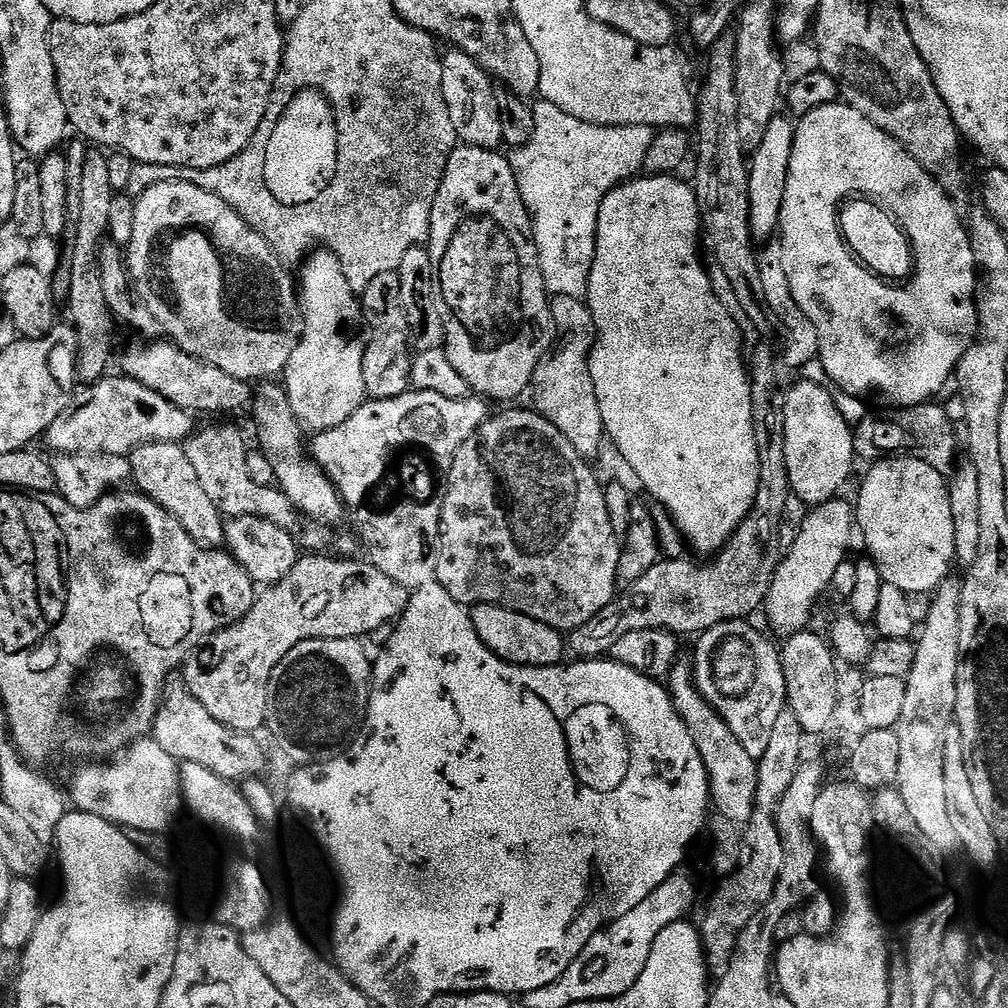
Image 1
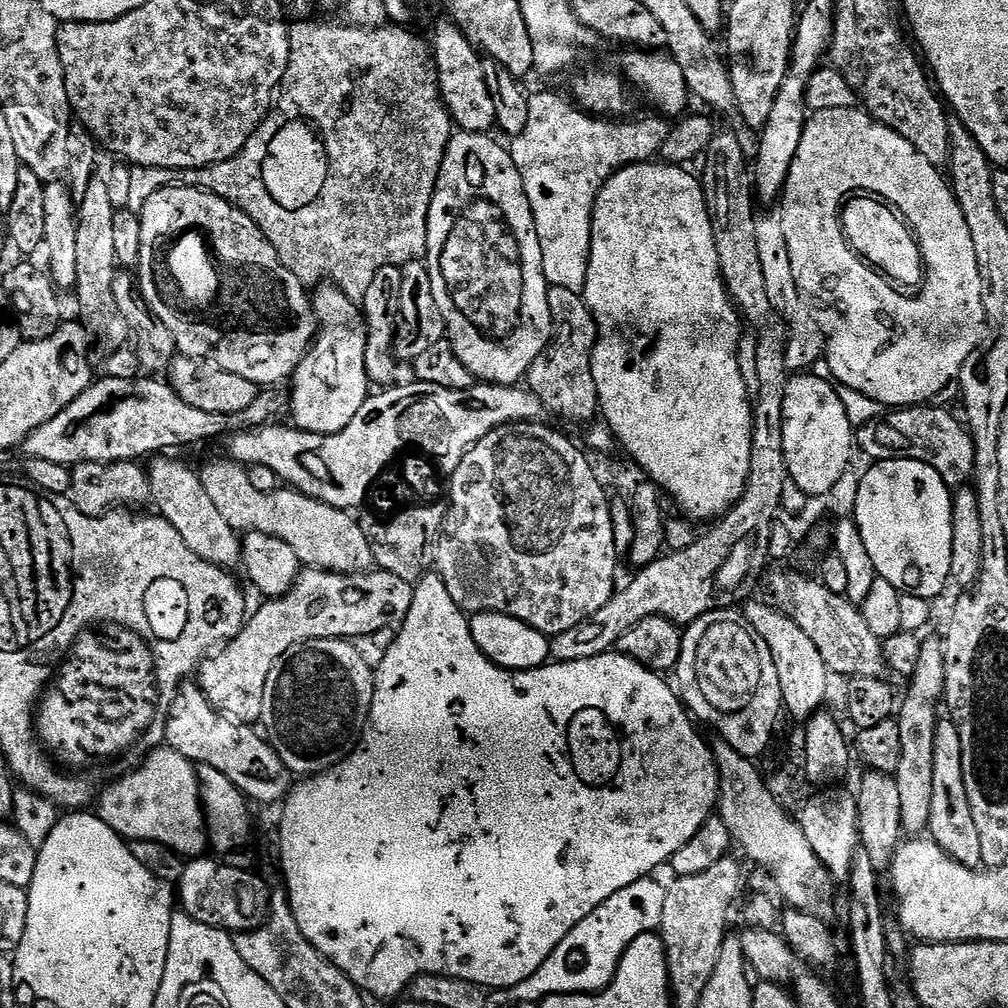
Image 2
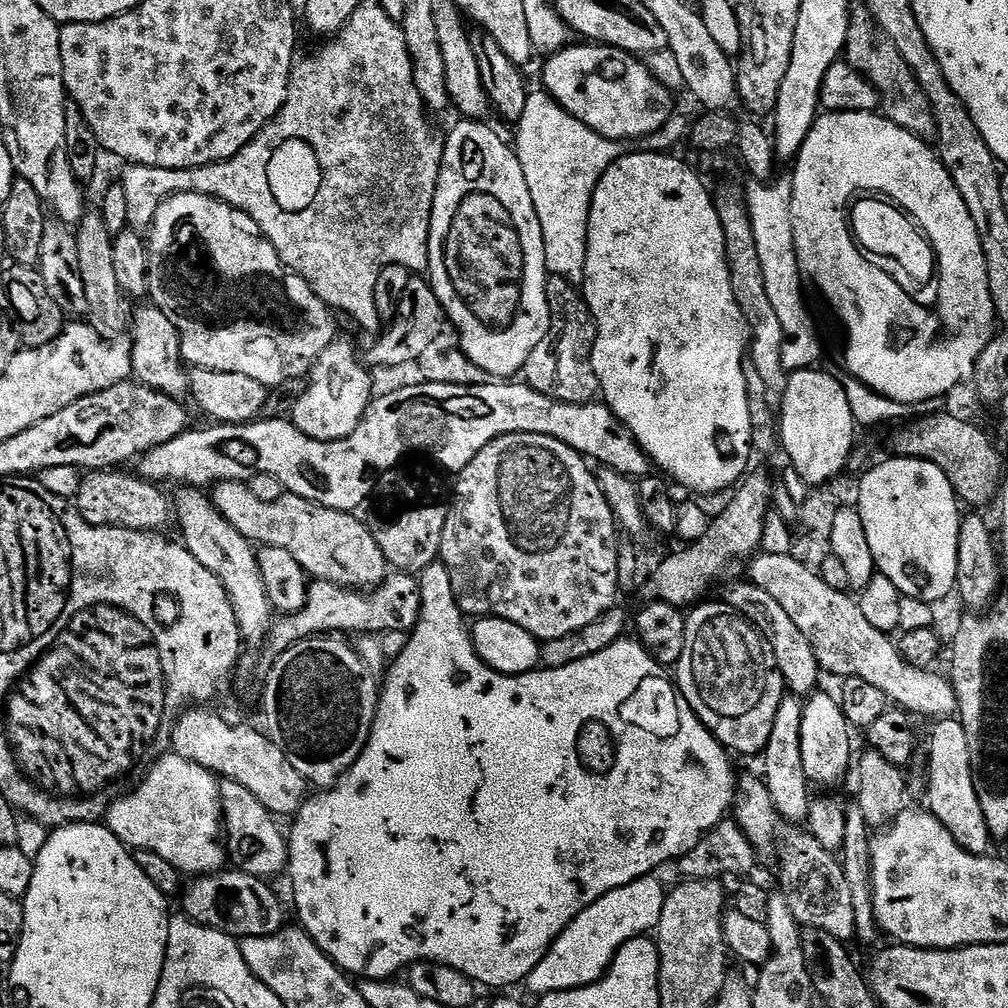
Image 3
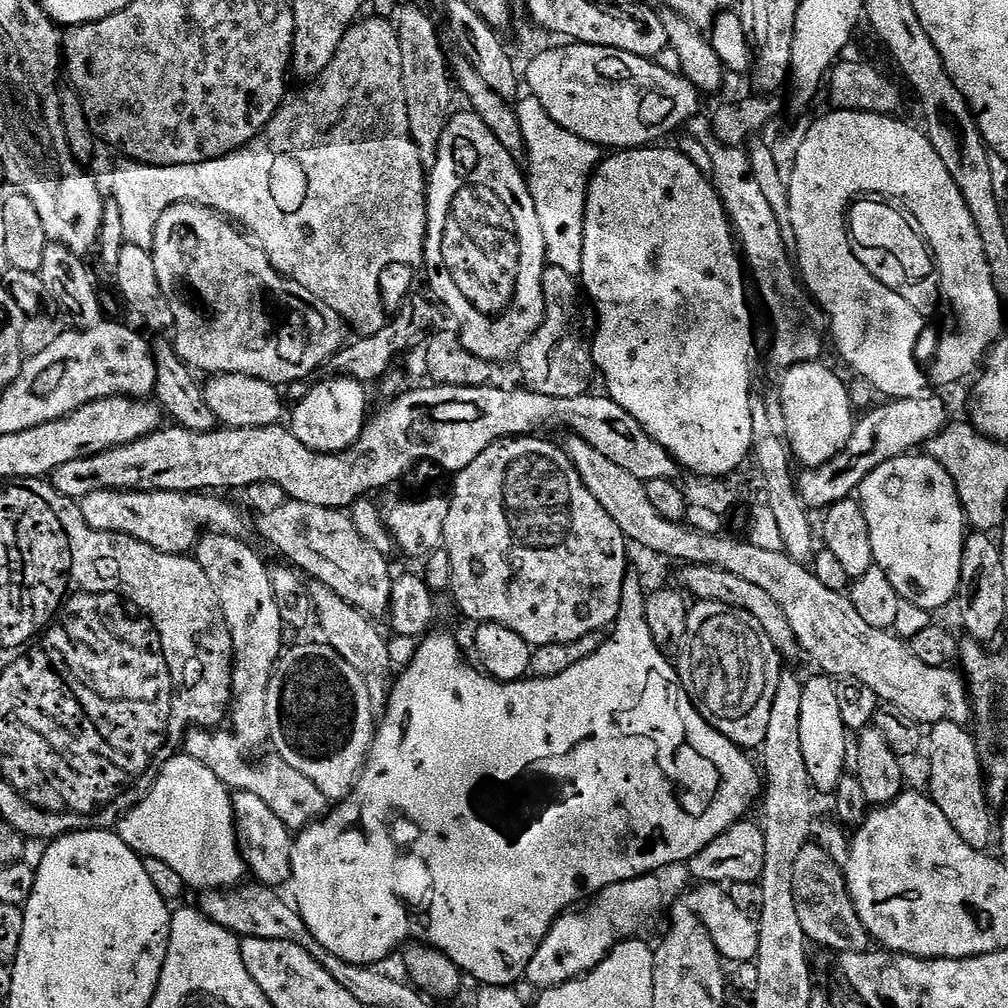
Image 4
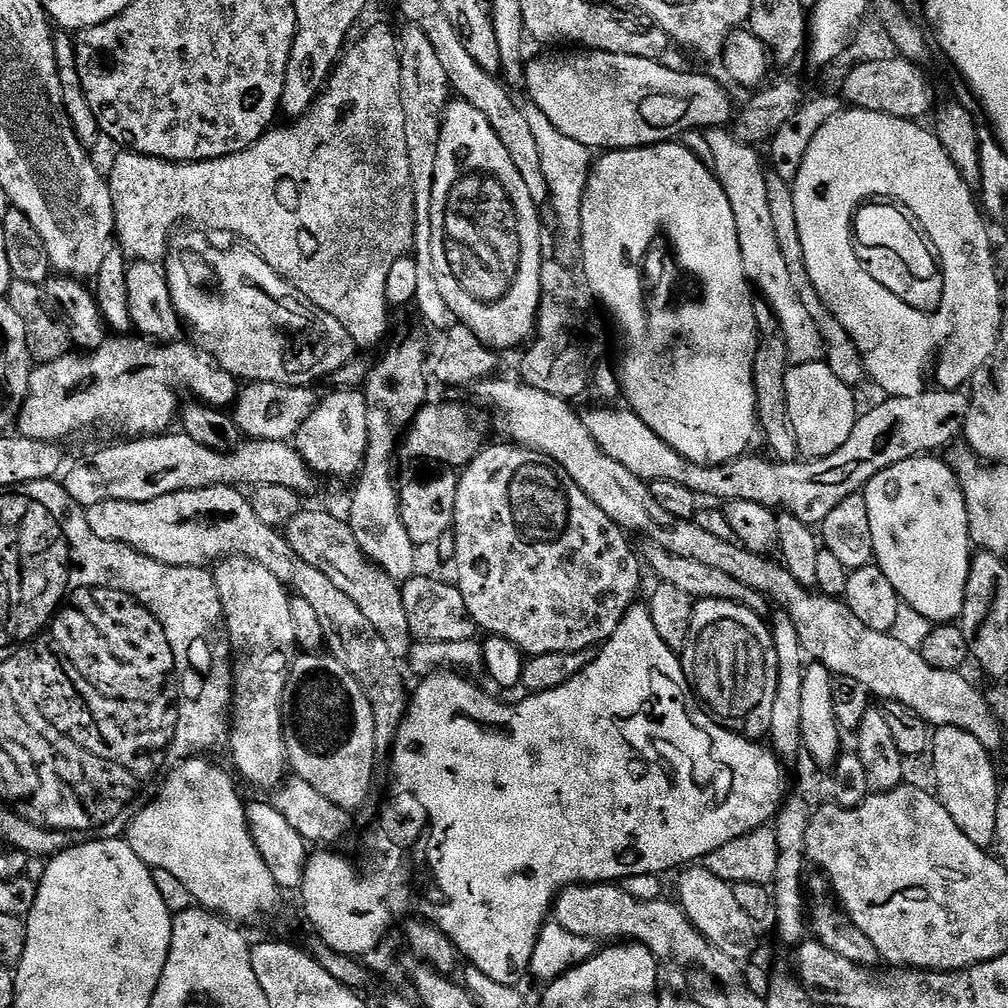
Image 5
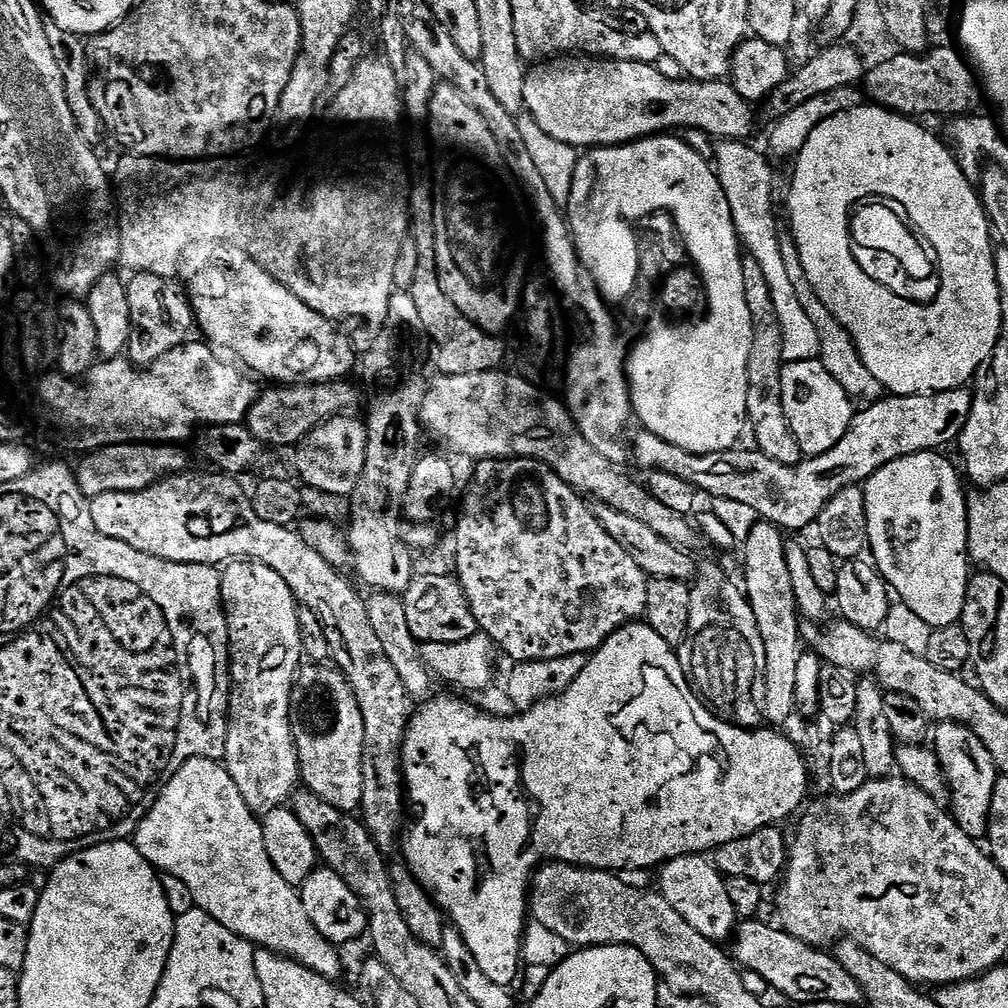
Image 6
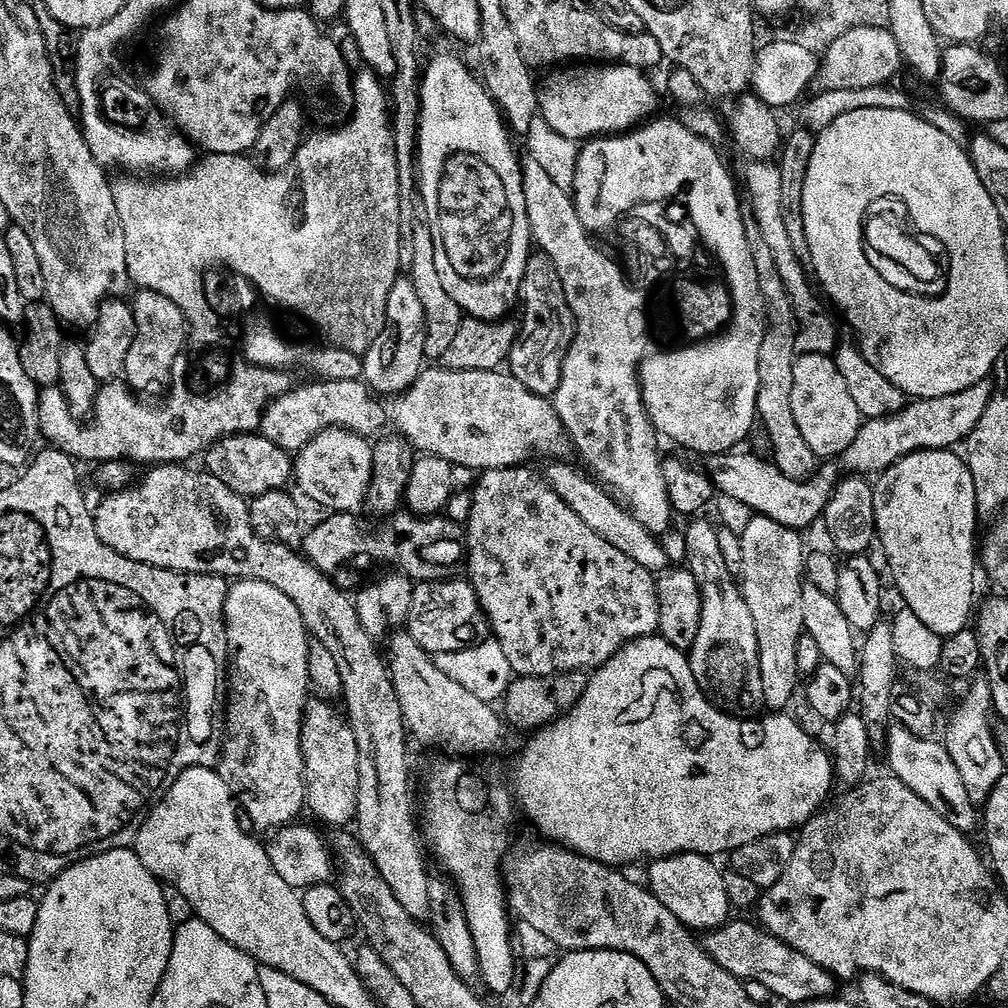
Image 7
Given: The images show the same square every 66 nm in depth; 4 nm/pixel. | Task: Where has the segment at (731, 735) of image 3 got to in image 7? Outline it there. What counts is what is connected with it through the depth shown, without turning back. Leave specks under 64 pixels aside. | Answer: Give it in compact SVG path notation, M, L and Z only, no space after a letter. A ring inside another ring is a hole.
M689 519L688 529L684 532L684 552L688 555L686 567L694 574L694 582L698 582L698 590L704 599L702 626L698 626L698 638L694 638L694 646L688 661L694 670L694 678L701 692L723 711L729 714L756 714L759 713L756 712L759 708L765 707L765 703L762 694L762 670L758 662L758 633L754 630L754 614L750 614L750 606L746 606L744 593L737 577L732 576L726 566L725 554L722 554L721 543L718 542L719 527L704 519Z

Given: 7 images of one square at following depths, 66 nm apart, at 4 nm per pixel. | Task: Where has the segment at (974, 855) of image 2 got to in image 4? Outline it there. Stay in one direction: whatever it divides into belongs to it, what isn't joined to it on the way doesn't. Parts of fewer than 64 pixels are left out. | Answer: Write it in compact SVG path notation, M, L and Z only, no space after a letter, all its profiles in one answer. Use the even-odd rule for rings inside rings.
M933 724L928 734L929 746L928 795L938 810L946 814L950 826L958 830L962 842L981 850L987 849L987 844L994 840L994 812L985 792L984 772L973 733L961 724Z

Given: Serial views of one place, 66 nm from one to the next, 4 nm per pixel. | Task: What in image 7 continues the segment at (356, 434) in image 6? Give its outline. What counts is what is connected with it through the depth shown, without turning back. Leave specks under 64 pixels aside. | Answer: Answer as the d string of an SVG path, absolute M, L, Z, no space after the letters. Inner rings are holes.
M331 428L318 433L294 460L294 484L329 513L359 513L365 507L372 481L374 454L372 444L346 428Z

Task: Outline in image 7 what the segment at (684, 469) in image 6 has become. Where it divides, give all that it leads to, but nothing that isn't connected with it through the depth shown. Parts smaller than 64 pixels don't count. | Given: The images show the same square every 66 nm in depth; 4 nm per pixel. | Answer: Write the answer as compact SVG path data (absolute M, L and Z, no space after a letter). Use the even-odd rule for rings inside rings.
M986 379L966 390L958 390L958 394L946 394L942 398L929 400L913 399L898 413L865 419L858 438L854 438L854 442L844 451L843 471L868 478L871 472L884 472L915 452L939 452L955 449L955 444L963 445L978 422L982 422L982 414L986 414L986 406L990 406L993 387L993 381ZM745 450L722 452L719 456L709 456L706 460L706 471L717 493L722 497L729 496L736 504L749 508L749 513L766 516L787 528L805 530L824 515L837 484L842 479L842 472L835 468L835 463L819 469L815 476L808 480L786 478L775 464L760 456L751 456Z

